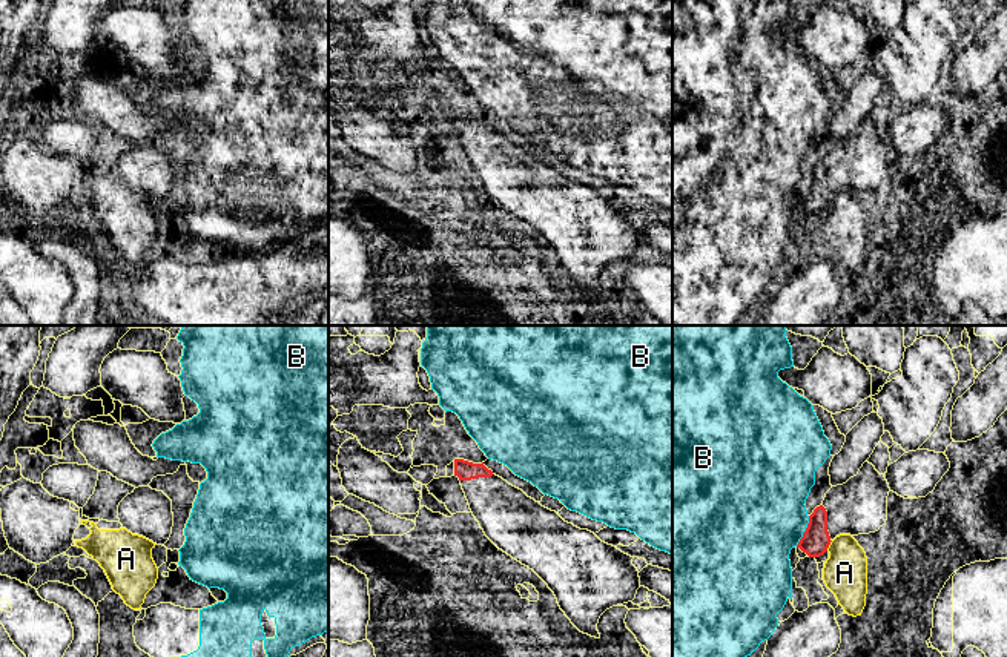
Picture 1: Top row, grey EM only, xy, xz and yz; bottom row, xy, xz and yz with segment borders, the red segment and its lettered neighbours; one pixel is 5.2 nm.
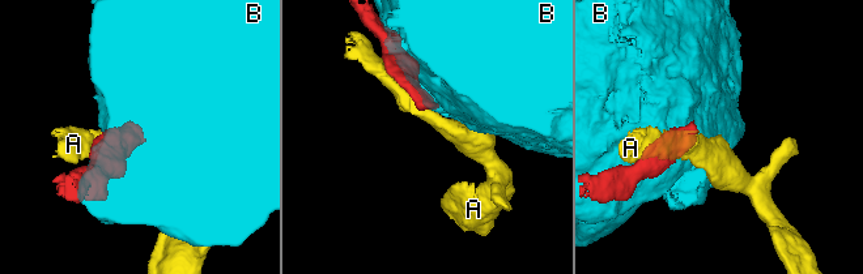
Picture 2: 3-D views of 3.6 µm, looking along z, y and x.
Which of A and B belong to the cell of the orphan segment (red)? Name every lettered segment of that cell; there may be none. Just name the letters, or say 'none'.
none

